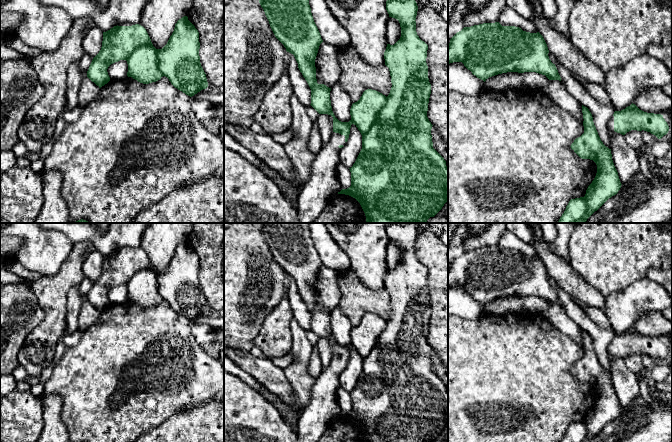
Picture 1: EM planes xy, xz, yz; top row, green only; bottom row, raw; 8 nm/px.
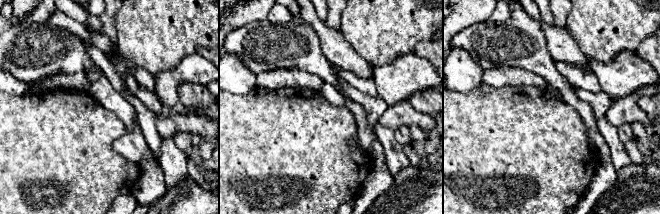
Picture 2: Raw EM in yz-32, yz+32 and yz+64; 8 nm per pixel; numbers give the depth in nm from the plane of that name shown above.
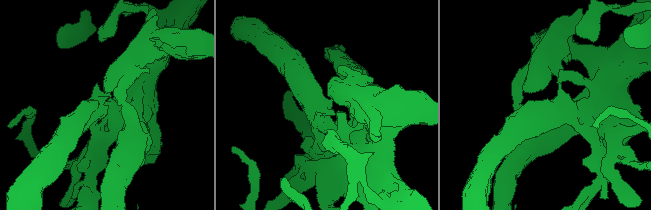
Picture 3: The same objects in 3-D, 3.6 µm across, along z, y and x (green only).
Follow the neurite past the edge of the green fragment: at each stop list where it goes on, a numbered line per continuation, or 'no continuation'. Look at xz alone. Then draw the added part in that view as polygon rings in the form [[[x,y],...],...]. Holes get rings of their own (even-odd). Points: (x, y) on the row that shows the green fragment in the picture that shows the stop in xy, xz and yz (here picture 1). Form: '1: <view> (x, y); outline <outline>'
1: xz (313, 197); outline [[[333,132],[329,142],[316,154],[309,180],[298,192],[296,210],[301,223],[312,223],[331,198],[342,190],[337,174],[341,150],[338,146],[345,144],[345,136]]]

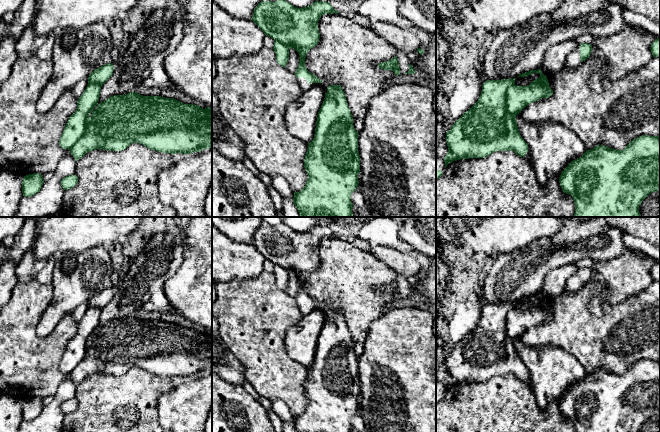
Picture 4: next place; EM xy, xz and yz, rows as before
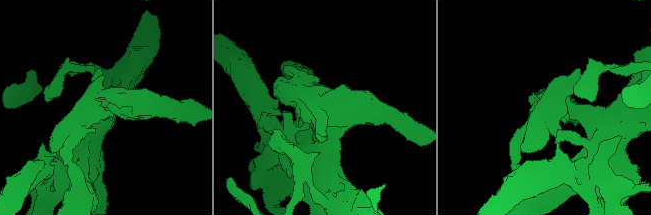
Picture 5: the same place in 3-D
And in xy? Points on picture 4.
no continuation

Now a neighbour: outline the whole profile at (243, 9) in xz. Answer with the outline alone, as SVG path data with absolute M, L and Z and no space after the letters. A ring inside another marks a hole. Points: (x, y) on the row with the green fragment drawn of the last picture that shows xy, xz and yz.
M212 0L218 7L233 17L251 20L254 8L263 0Z

